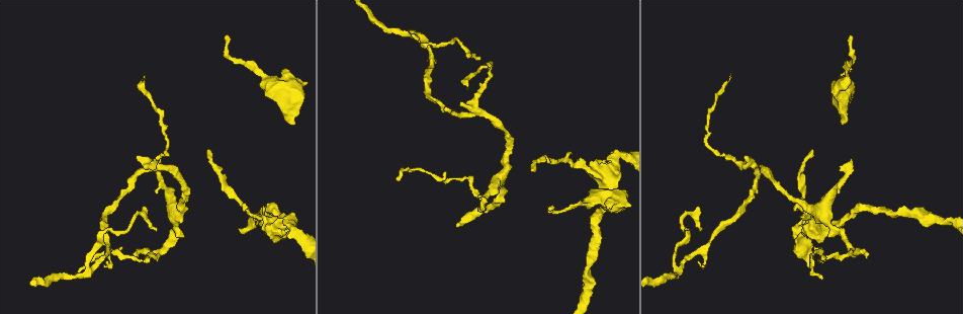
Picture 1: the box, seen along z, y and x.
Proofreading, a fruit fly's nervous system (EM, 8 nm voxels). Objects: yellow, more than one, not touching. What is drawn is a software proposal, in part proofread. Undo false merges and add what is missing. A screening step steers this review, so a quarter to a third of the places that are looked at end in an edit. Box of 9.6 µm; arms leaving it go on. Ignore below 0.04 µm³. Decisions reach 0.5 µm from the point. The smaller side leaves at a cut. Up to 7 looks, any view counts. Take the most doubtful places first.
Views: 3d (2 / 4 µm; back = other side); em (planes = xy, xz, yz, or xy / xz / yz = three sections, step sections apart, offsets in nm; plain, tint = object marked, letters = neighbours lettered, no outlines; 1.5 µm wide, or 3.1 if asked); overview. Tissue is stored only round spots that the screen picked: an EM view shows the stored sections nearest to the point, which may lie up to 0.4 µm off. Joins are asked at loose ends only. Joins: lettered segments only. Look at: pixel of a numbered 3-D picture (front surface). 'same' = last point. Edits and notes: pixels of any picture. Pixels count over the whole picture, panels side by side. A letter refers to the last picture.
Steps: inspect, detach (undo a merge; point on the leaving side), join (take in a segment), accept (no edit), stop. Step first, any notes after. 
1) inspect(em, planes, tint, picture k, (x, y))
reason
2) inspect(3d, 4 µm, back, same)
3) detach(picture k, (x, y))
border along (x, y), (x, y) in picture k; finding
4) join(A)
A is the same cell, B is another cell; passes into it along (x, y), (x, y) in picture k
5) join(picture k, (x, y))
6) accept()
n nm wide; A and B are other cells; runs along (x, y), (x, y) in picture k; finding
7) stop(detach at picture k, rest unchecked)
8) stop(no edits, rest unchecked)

inspect(3d, 4 µm, picture 1, (290, 223))
three-way junction

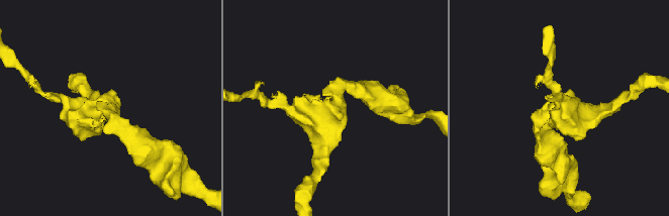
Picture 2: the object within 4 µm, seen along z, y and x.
inspect(em, planes, tint, picture 2, (111, 105))
need the tissue

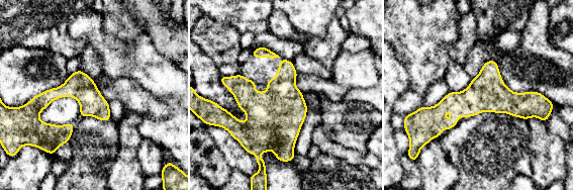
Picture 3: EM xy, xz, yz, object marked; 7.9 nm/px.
inspect(em, planes, letters, same)
see the neighbours

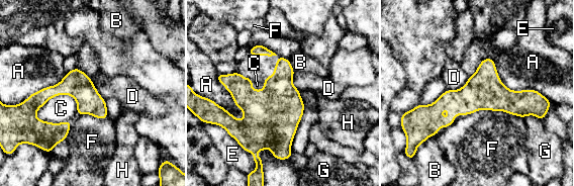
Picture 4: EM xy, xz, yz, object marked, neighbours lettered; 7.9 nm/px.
accept()
A, B, C, D, E, F, G and H are other cells; border along (89, 77), (96, 91), (105, 99) in picture 4; one neuron here

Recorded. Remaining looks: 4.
inspect(3d, 2 µm, picture 1, (729, 82))
branch stops here

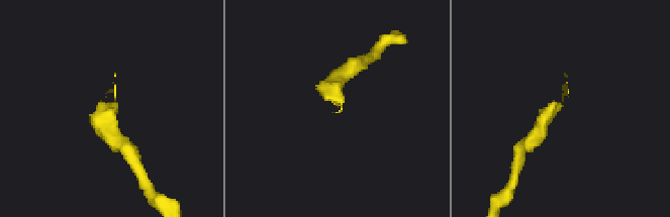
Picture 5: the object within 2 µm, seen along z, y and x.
inspect(em, xy, step 8, tint, picture 5, (341, 104))
now the EM

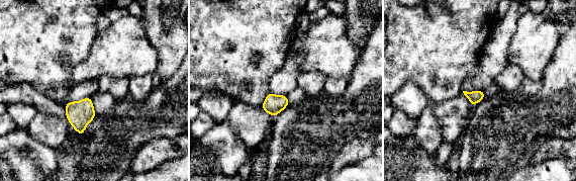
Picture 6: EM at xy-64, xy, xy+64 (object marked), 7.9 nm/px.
inspect(em, planes, letters, same)
cut it another way

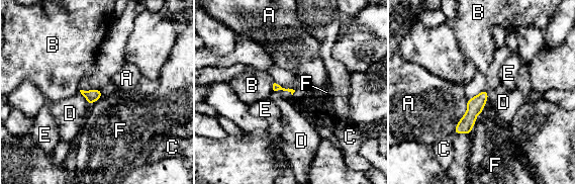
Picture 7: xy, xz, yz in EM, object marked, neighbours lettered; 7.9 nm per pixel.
accept()
A touches over 300 nm; A, B, C, D, E and F are other cells; no lettered segment goes on from it

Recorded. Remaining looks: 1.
stop(no edits, rest unchecked)

